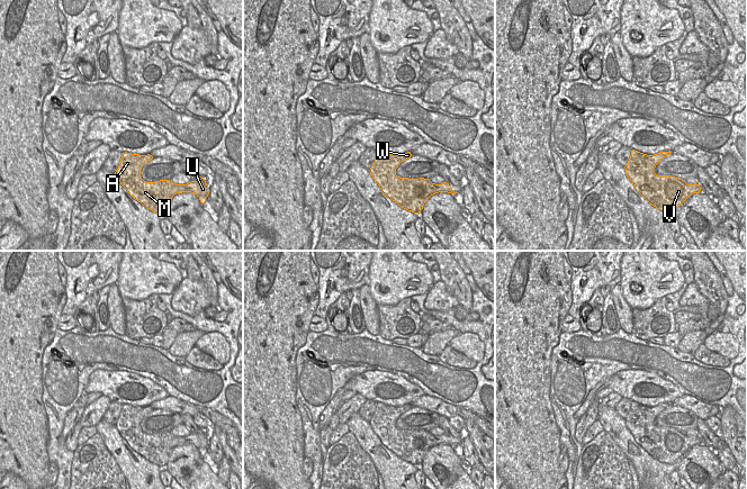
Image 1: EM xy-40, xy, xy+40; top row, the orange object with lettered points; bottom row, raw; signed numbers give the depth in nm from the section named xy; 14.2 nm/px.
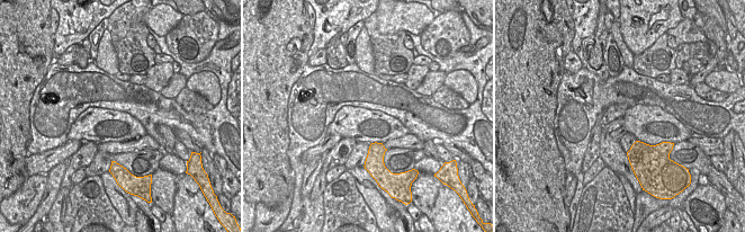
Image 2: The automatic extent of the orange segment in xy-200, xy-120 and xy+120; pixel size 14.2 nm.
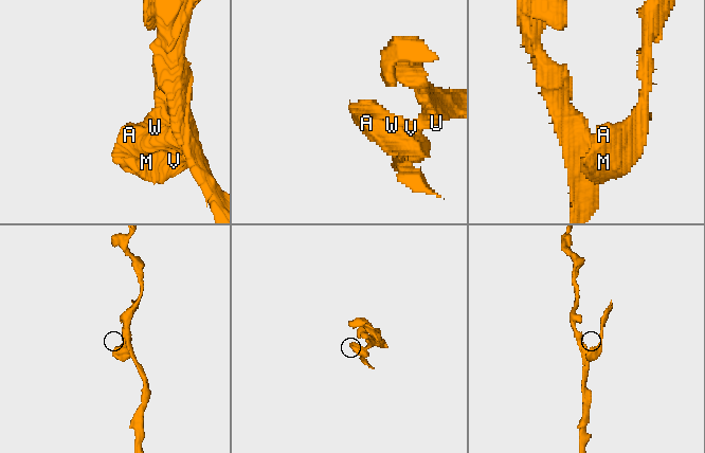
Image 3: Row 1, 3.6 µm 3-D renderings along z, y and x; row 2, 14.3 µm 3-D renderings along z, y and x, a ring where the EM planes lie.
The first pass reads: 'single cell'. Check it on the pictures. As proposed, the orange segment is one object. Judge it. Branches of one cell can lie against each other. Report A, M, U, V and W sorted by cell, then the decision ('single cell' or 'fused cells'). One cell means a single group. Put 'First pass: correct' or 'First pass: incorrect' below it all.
A M U V W; single cell
First pass: correct

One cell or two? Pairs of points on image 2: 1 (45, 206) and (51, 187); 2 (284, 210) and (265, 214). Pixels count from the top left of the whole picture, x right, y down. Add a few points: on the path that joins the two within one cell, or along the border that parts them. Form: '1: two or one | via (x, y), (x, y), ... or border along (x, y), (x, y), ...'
1: one | via (46, 202), (51, 192)
2: one | via (279, 213), (269, 214)

